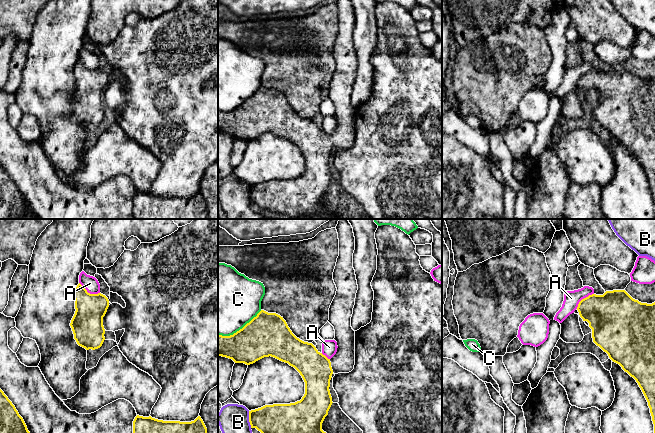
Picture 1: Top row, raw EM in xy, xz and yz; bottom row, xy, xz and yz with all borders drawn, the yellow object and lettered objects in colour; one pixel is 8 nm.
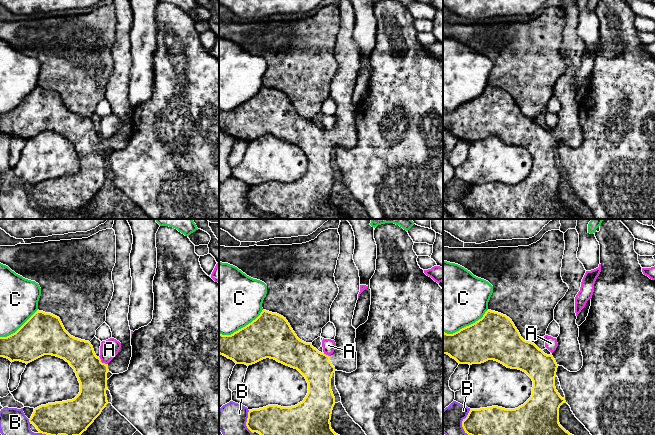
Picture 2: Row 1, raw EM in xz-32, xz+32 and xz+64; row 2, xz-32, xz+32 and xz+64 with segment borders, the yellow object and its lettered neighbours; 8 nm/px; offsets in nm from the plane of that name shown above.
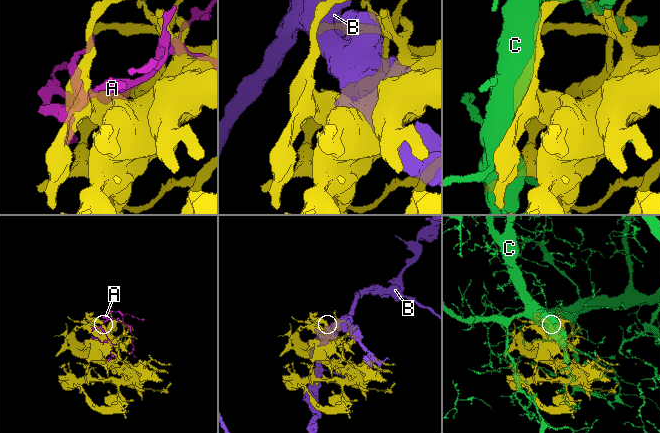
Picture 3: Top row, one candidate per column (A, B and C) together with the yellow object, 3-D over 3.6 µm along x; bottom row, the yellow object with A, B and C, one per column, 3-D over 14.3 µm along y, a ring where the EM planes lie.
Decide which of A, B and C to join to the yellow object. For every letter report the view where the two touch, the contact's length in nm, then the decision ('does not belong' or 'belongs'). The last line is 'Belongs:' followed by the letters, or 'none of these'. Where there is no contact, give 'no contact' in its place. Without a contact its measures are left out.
A: meets yellow in xy; contact 190 nm long; does not belong
B: meets yellow in xz; contact 140 nm long; does not belong
C: meets yellow in xz; contact 400 nm long; does not belong
Belongs: none of these

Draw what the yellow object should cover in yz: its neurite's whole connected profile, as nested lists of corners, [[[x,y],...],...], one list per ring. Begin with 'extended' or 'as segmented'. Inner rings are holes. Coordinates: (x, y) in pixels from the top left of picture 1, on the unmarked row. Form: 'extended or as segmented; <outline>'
as segmented; [[[613,66],[606,67],[603,71],[589,71],[579,78],[577,86],[583,97],[589,99],[593,118],[606,128],[613,138],[619,140],[633,153],[641,164],[650,184],[655,219],[655,78],[641,79],[633,75],[625,66]]]

